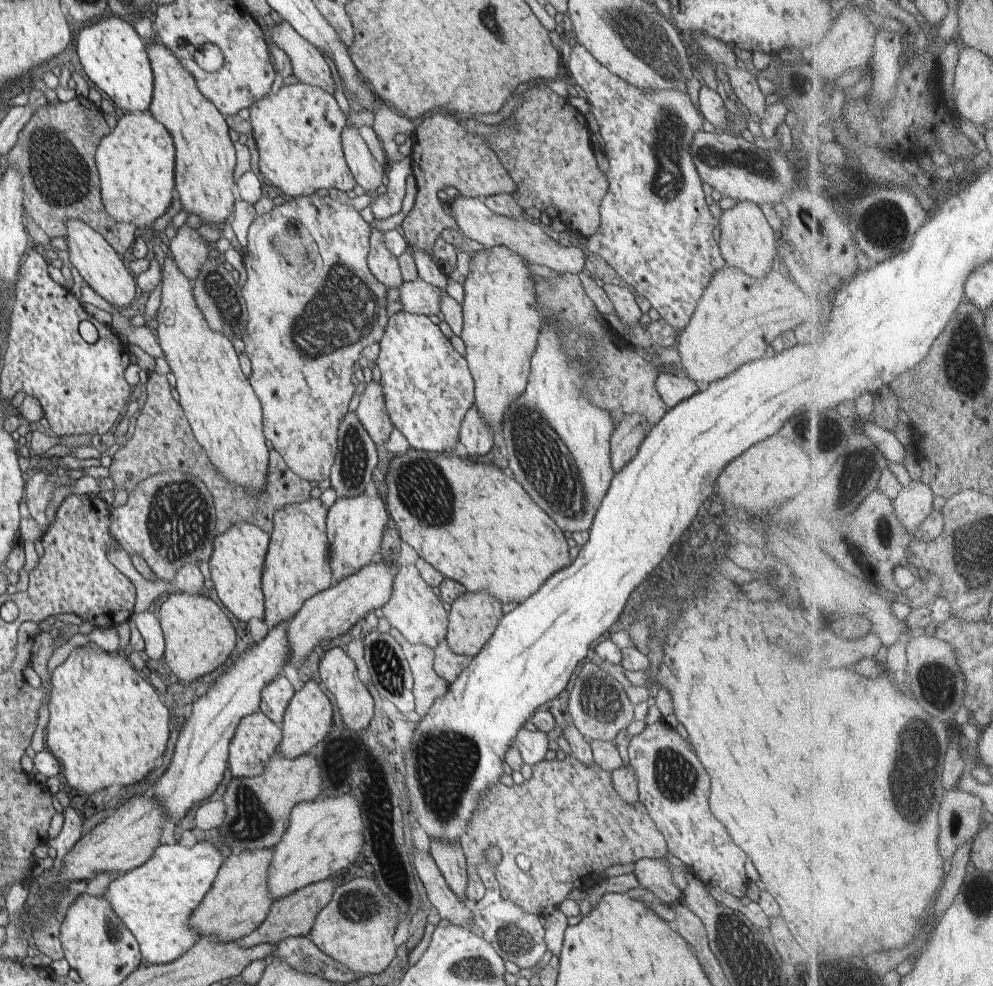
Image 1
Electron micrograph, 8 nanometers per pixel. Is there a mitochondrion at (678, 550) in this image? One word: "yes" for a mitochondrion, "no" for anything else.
no

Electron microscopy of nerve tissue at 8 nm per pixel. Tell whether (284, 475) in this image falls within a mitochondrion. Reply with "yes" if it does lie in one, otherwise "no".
no

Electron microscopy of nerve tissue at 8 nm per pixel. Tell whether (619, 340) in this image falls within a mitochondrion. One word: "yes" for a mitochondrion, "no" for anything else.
no

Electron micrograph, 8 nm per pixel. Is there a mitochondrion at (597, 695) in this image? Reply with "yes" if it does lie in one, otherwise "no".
yes

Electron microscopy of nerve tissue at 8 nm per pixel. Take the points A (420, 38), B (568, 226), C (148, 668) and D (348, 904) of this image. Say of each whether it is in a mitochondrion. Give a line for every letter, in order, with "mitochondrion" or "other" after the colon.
A: other
B: other
C: other
D: mitochondrion

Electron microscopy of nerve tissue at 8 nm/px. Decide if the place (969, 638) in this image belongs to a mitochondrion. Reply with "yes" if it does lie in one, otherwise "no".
no

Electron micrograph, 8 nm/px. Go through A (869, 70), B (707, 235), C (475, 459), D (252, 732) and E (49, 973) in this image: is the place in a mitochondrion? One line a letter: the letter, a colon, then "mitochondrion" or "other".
A: other
B: other
C: other
D: other
E: other

